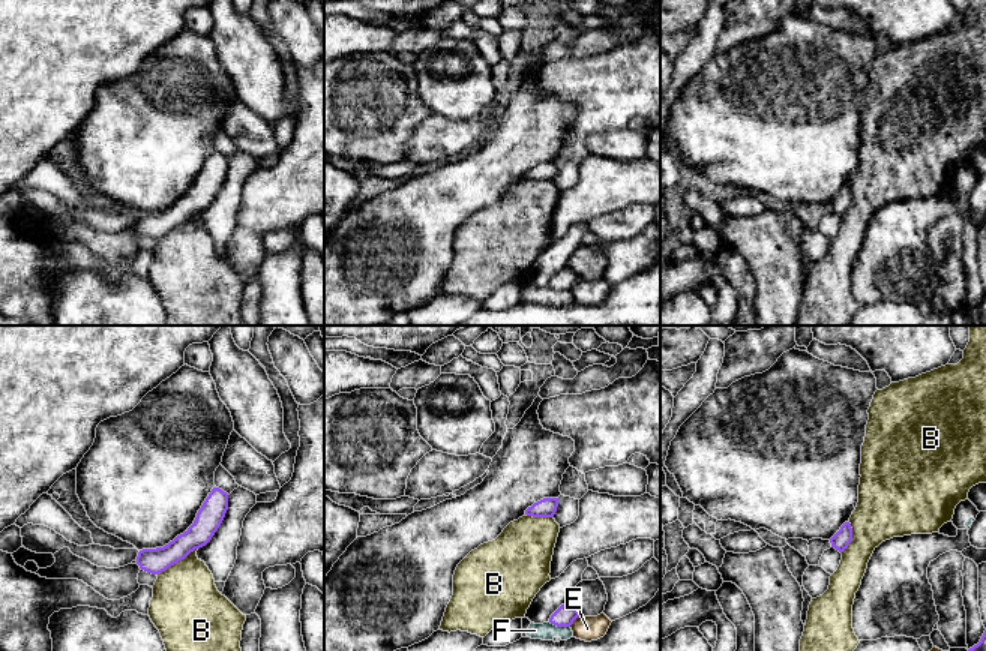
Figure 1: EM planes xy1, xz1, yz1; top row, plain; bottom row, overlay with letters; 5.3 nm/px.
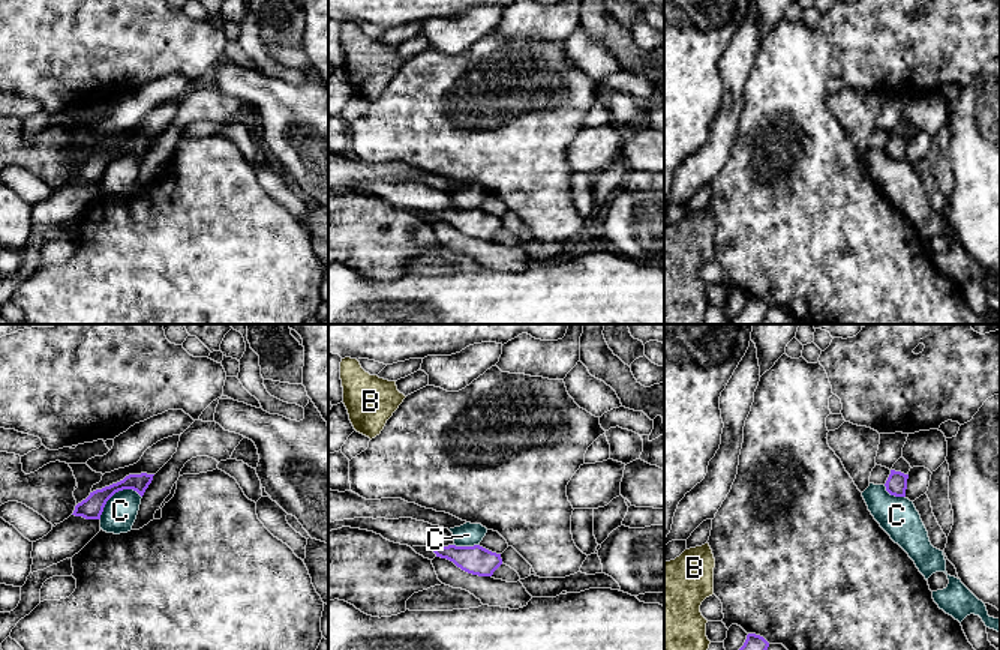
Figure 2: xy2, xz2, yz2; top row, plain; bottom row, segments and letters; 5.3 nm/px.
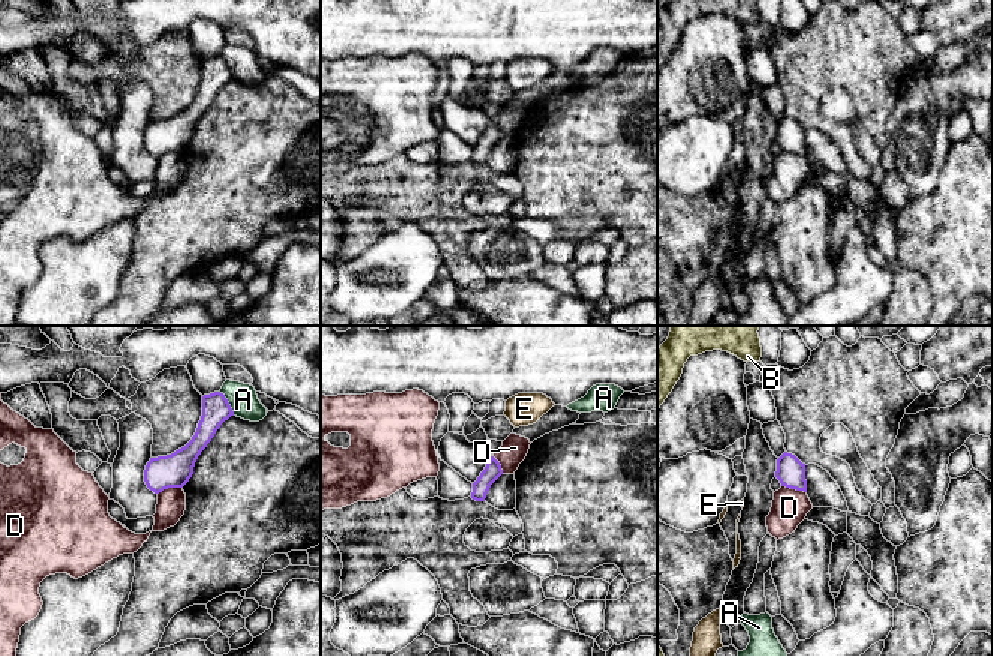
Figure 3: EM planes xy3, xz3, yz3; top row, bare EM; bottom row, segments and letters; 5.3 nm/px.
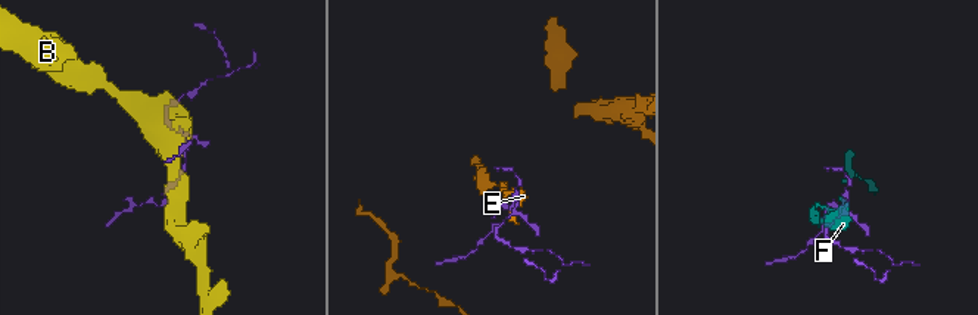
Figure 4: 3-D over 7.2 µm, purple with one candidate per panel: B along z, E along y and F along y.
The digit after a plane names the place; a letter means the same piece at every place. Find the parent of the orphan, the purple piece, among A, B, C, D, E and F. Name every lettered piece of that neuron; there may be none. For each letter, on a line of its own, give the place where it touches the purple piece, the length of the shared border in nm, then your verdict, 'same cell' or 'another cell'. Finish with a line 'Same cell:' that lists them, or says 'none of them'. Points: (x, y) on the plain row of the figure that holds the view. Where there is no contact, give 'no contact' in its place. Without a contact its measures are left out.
A: xy3 (228, 66) | 150 nm | another cell
B: xy1 (176, 227) | 260 nm | another cell
C: xy2 (116, 155) | 260 nm | another cell
D: xy3 (170, 150) | 140 nm | another cell
E: xz1 (574, 284) | 90 nm | another cell
F: xz1 (560, 290) | 120 nm | another cell
Same cell: none of them

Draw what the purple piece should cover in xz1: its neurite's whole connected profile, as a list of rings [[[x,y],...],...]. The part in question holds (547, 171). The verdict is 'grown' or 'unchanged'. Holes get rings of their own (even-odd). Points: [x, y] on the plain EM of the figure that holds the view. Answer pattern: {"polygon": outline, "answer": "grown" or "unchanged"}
{"polygon": [[[543,162],[525,174],[527,180],[554,182],[558,171],[558,162]]], "answer": "unchanged"}

